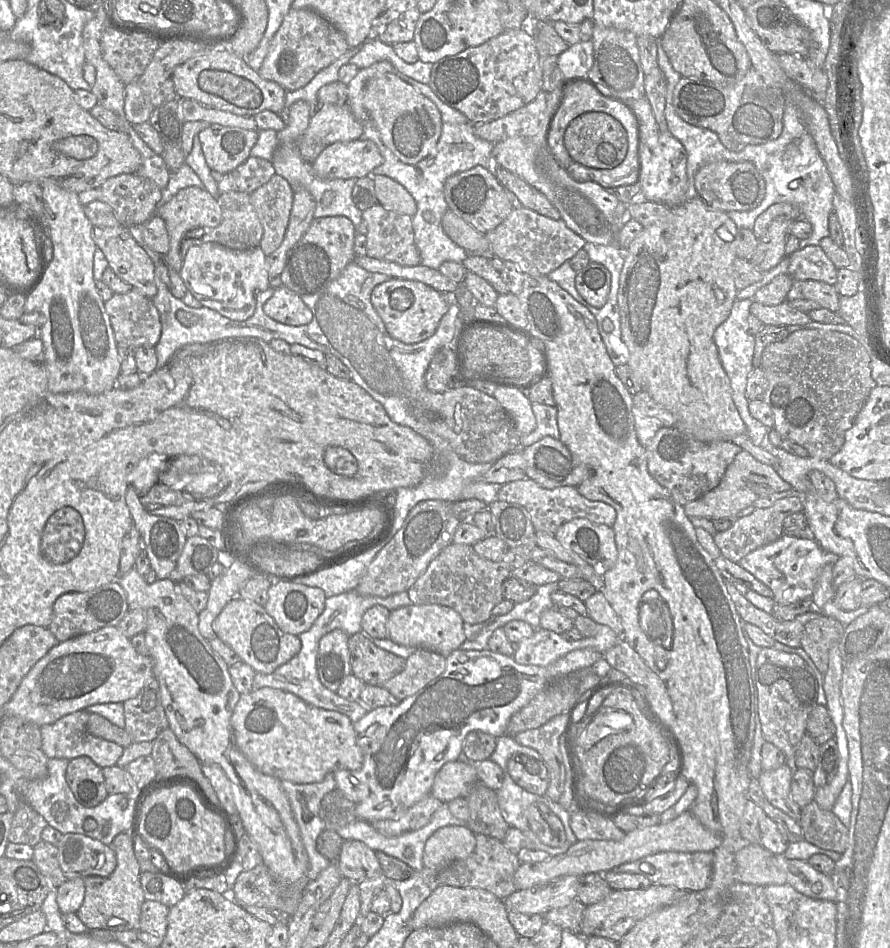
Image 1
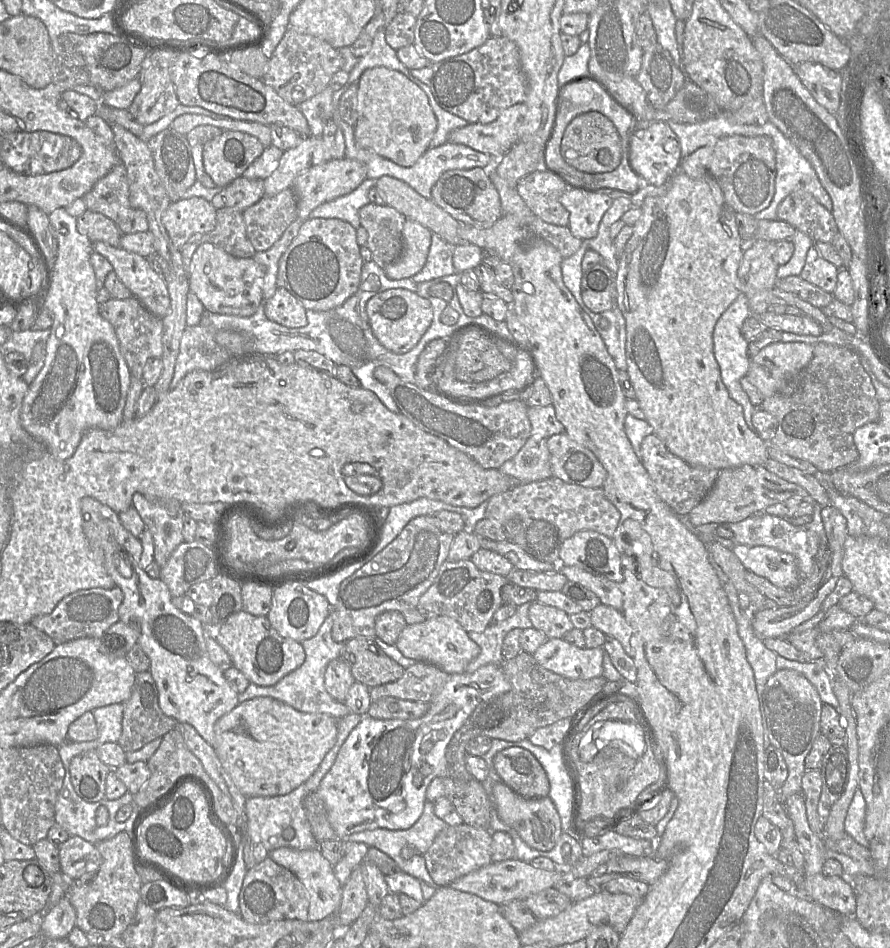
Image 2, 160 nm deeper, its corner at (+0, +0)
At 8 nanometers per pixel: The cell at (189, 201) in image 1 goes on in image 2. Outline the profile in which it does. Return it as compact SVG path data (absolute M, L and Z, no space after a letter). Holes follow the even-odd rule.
M201 197L172 202L162 215L169 237L177 249L182 249L195 235L211 232L217 225L217 209Z

